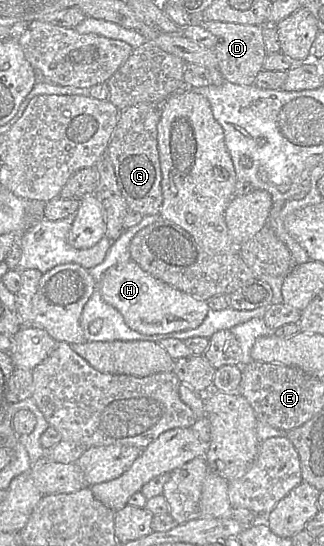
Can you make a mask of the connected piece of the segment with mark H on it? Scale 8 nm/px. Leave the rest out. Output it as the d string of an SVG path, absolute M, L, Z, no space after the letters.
M132 259L107 269L98 281L98 289L102 299L123 315L131 329L146 335L197 328L210 310L207 301L154 278Z

